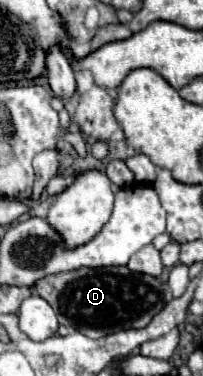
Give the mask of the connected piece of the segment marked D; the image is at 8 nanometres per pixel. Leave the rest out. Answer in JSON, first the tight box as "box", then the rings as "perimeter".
{"box":[34,266,164,338],"perimeter":[[[126,266],[78,268],[50,274],[48,278],[40,278],[34,288],[54,310],[58,310],[56,316],[60,324],[76,328],[88,338],[102,338],[126,328],[144,328],[164,306],[162,282],[148,274],[134,274]]]}

